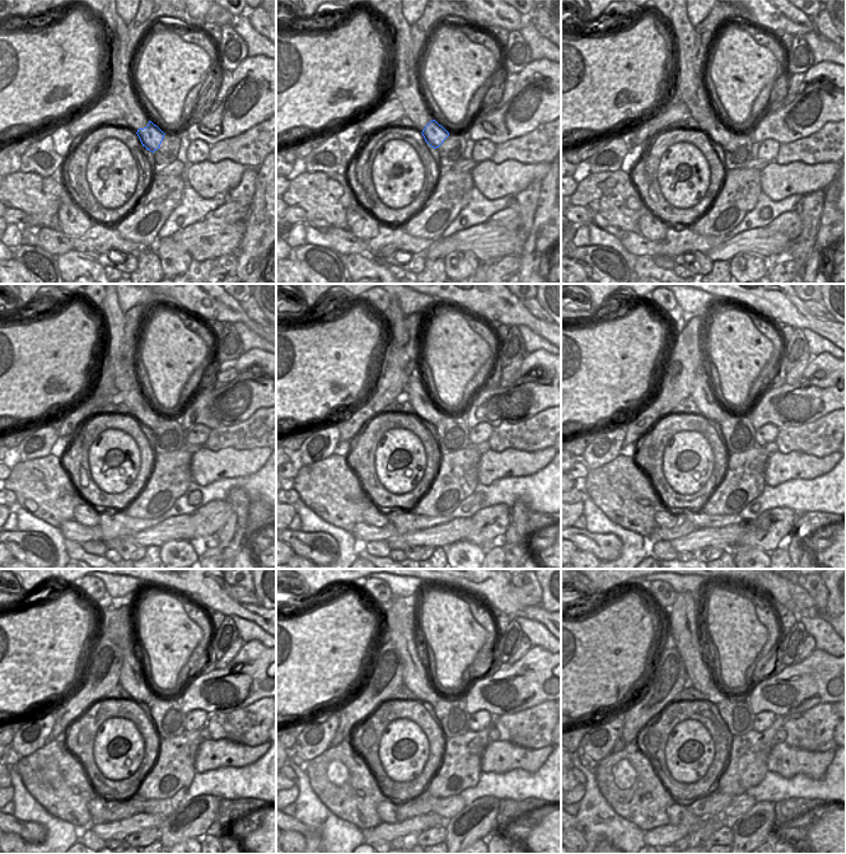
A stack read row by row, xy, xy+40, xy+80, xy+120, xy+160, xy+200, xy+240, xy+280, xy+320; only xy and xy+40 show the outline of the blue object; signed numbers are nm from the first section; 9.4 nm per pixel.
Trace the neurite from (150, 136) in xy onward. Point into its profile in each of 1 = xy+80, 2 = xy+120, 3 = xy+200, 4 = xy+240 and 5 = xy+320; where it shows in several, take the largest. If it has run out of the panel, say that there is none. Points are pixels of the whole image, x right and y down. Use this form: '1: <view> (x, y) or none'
1: xy+80 (719, 134)
2: xy+120 (138, 406)
3: xy+200 (704, 397)
4: xy+240 (131, 680)
5: xy+320 (682, 619)

